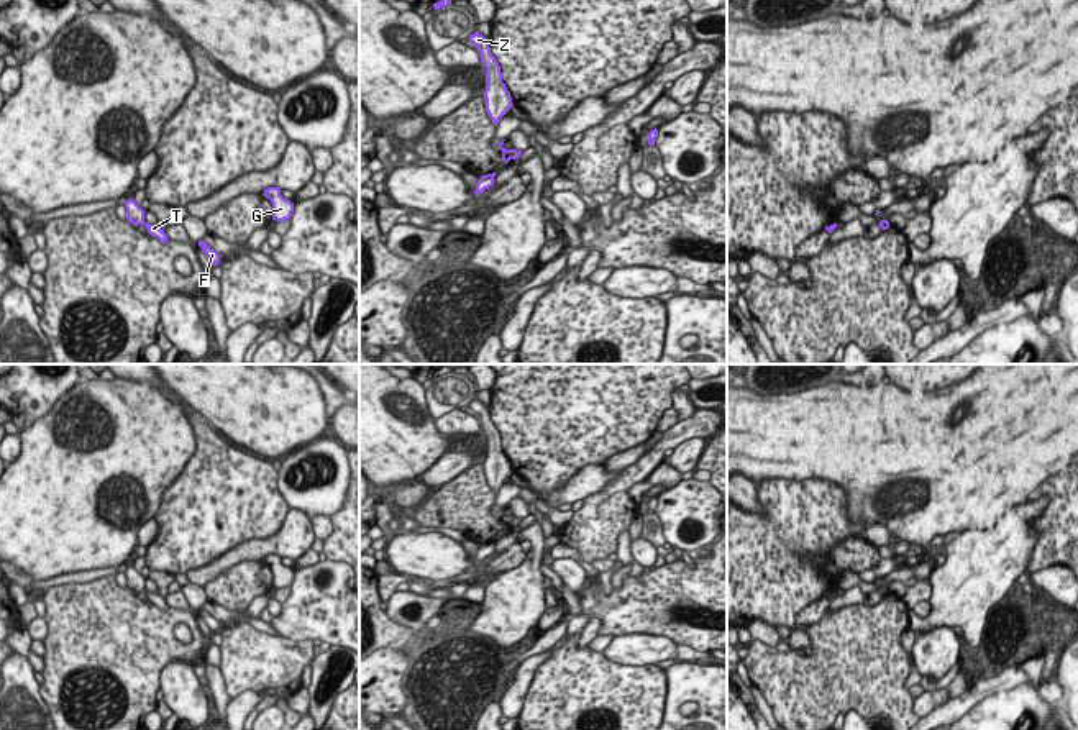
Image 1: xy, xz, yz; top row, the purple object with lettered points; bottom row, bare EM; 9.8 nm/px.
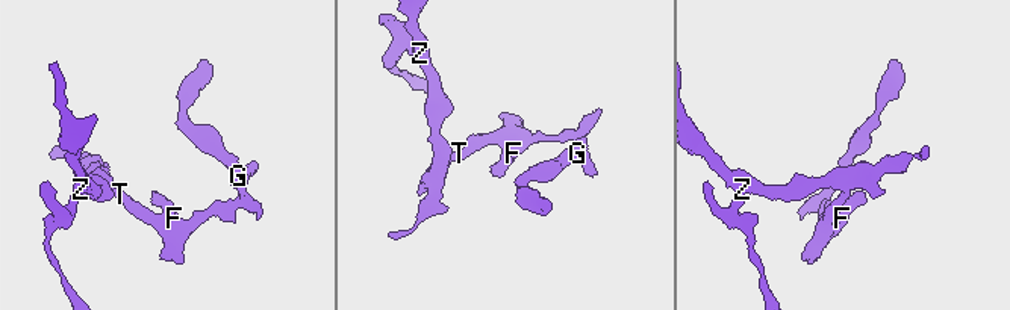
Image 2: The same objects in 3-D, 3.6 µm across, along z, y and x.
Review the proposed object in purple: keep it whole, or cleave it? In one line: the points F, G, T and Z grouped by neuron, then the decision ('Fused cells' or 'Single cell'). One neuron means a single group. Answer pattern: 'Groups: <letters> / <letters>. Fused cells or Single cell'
Groups: F G T / Z. Fused cells.

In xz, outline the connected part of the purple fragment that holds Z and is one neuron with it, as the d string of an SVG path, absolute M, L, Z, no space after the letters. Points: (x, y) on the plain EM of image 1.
M476 399L474 402L469 402L469 408L481 420L481 430L486 435L486 479L492 490L497 492L500 486L514 474L512 464L502 449L500 433L491 422L487 407L479 399Z

